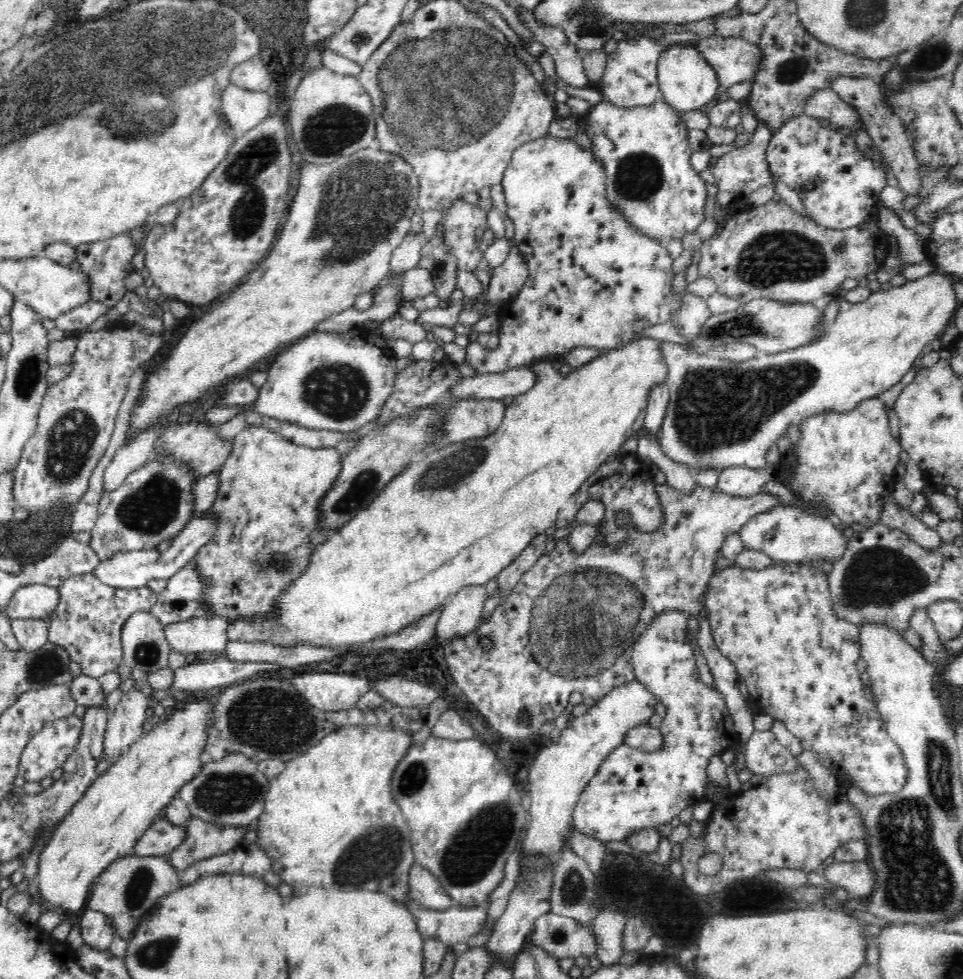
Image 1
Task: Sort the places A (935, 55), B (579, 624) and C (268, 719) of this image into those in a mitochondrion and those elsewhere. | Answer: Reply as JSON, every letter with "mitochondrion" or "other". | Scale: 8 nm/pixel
{"A":"mitochondrion","B":"mitochondrion","C":"mitochondrion"}

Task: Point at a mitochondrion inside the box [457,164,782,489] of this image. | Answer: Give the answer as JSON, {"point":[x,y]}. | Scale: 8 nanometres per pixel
{"point":[745,325]}

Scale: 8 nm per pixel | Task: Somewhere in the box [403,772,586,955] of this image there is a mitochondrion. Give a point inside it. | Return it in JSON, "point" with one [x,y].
{"point":[470,856]}

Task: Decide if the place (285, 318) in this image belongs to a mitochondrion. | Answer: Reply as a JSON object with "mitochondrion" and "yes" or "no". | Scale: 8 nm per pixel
{"mitochondrion":"no"}

